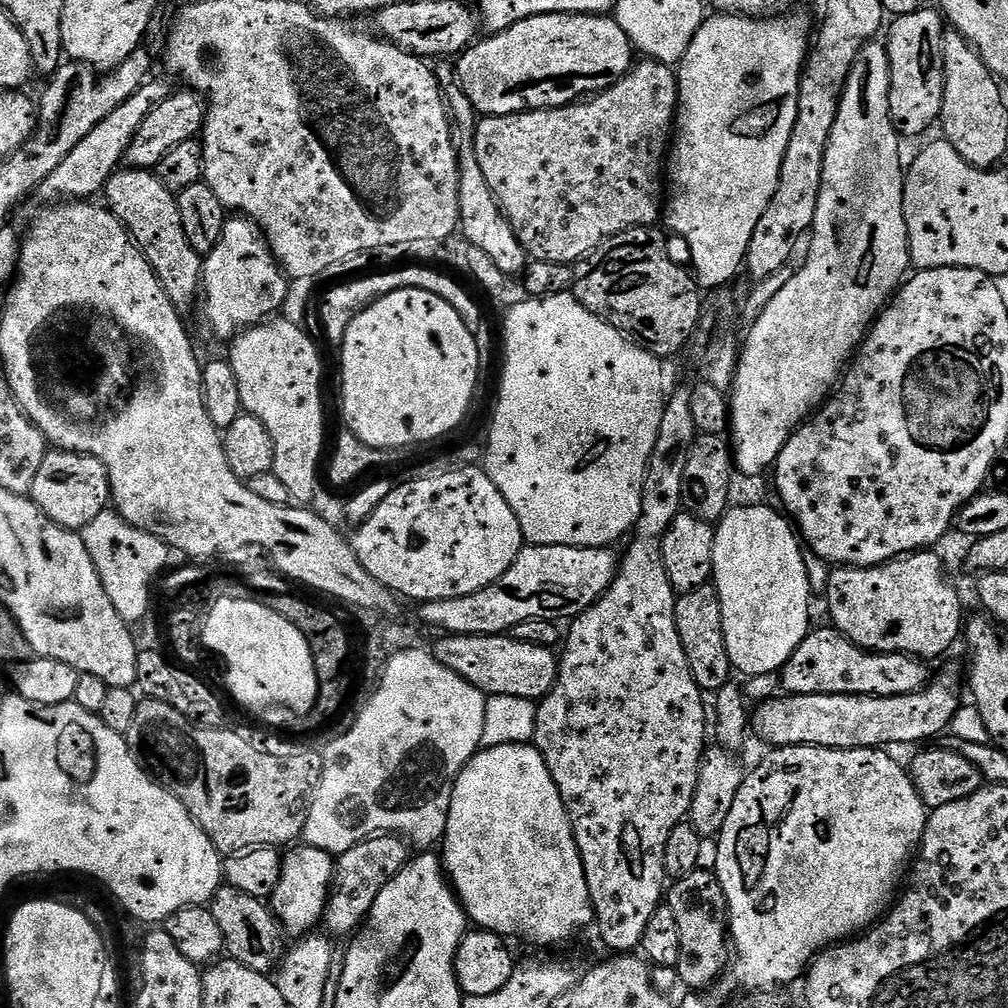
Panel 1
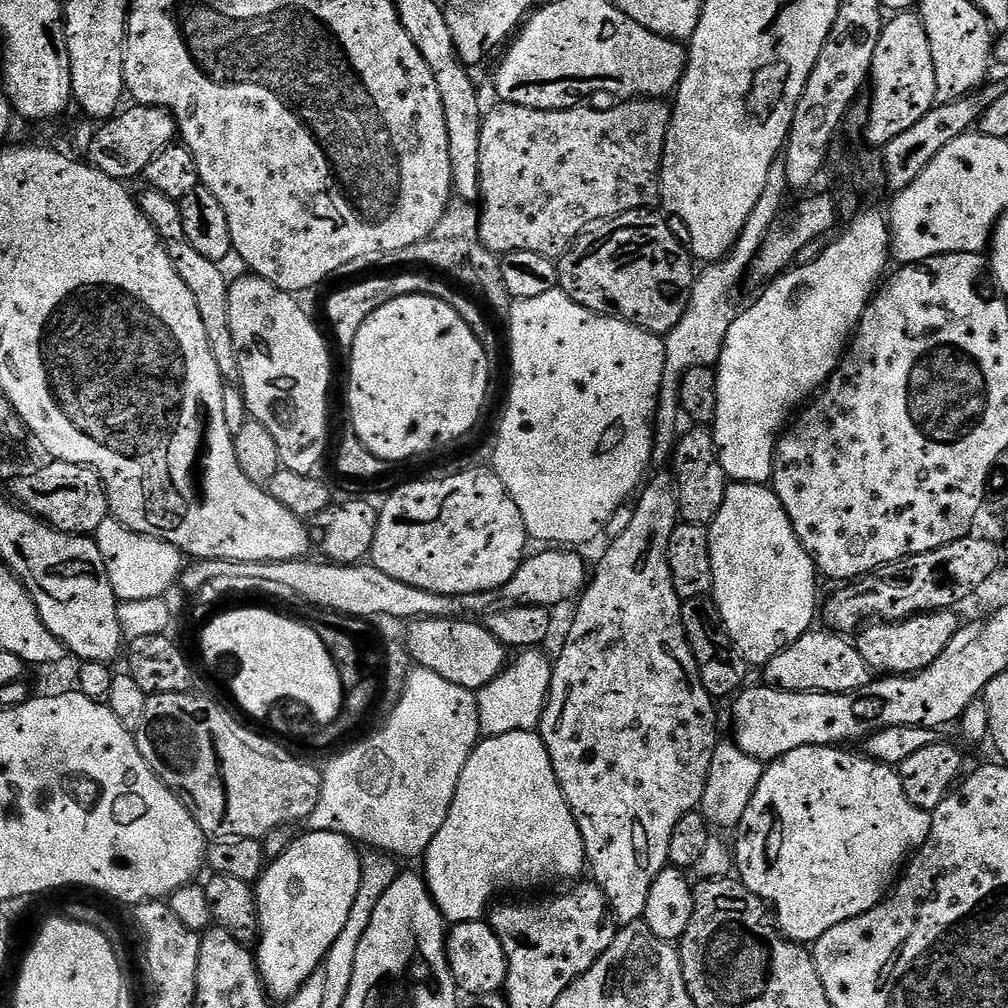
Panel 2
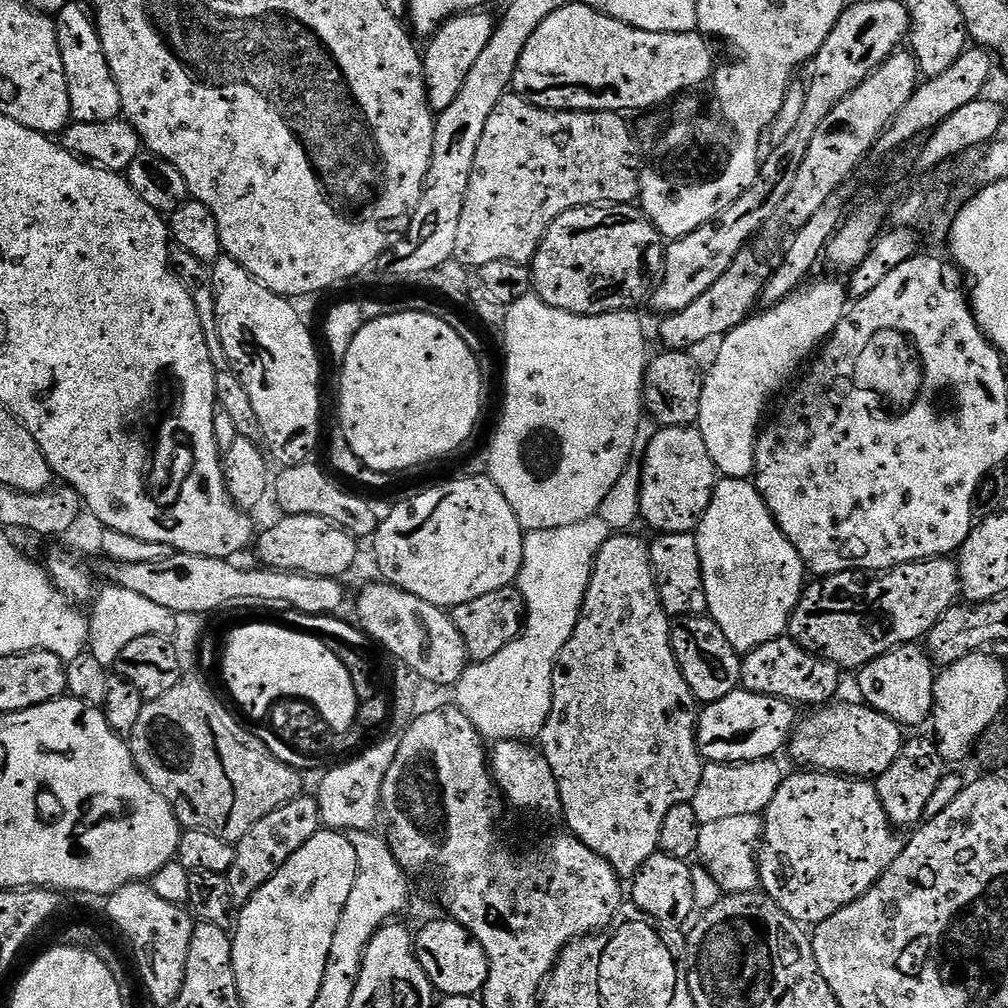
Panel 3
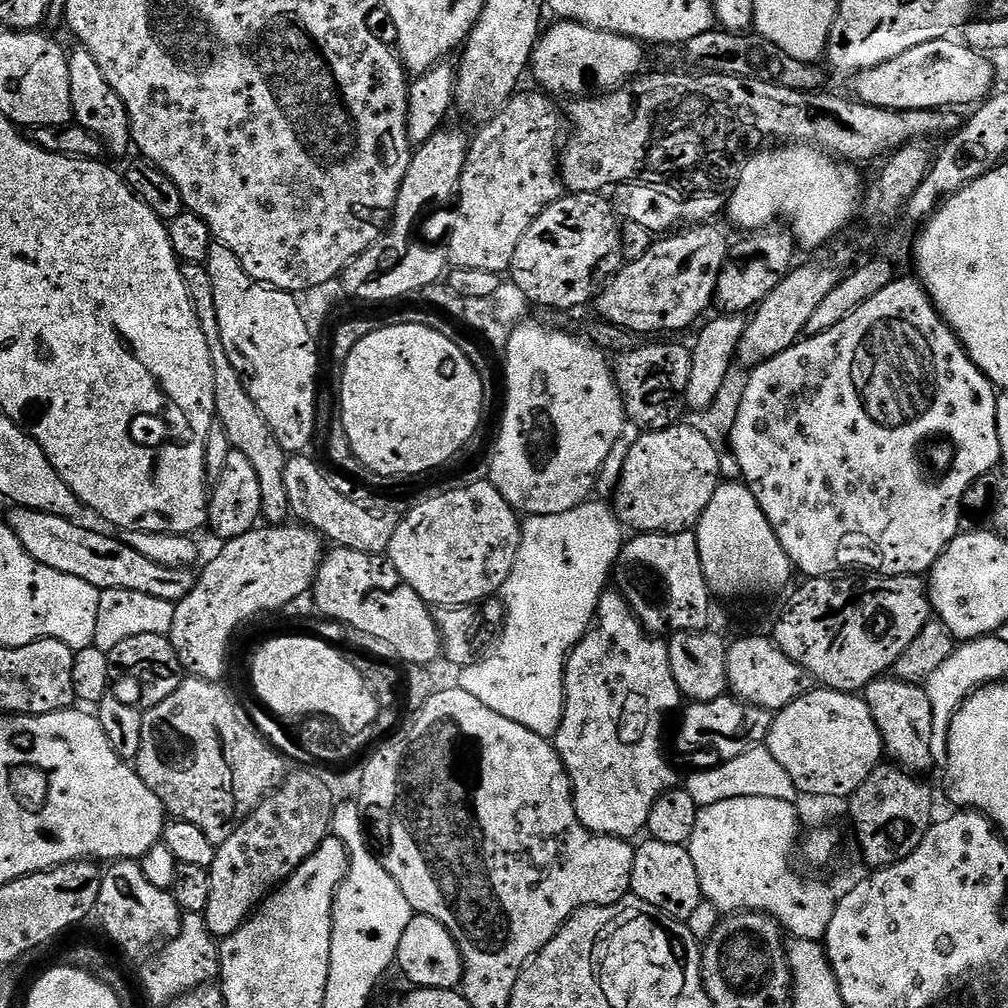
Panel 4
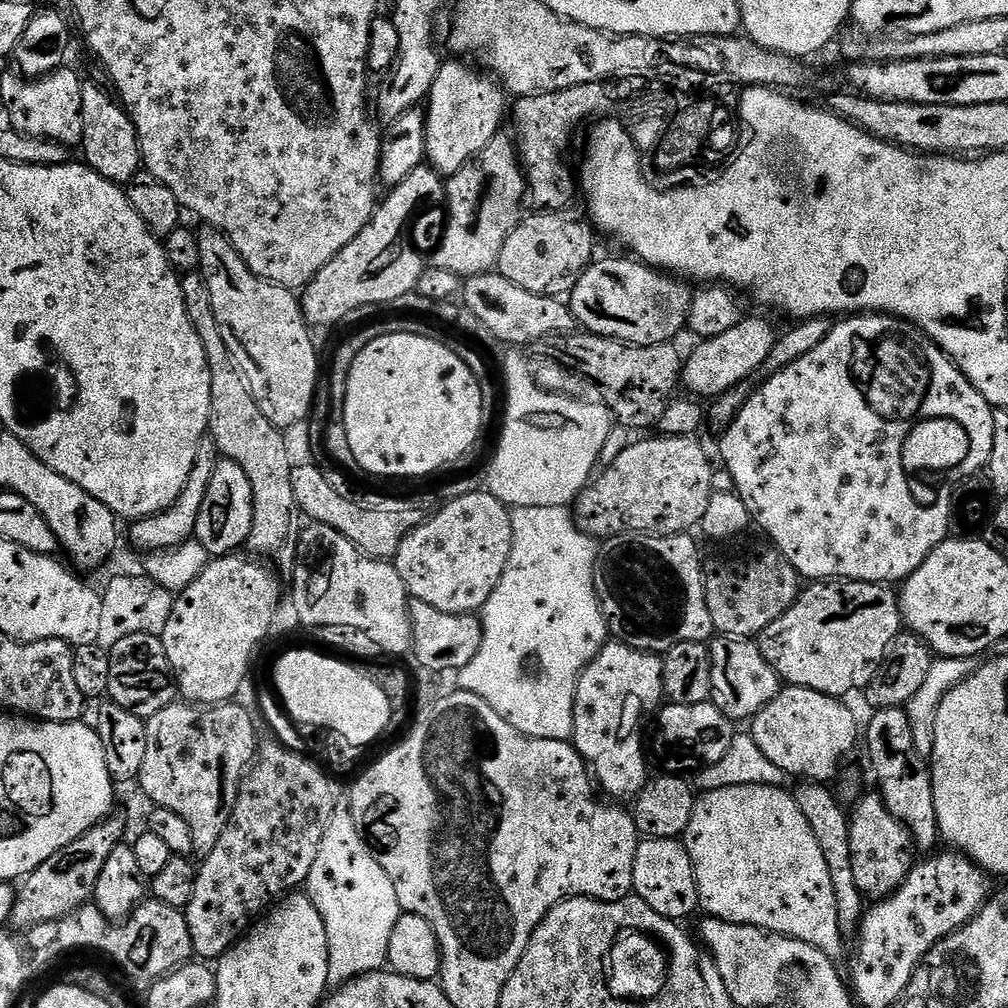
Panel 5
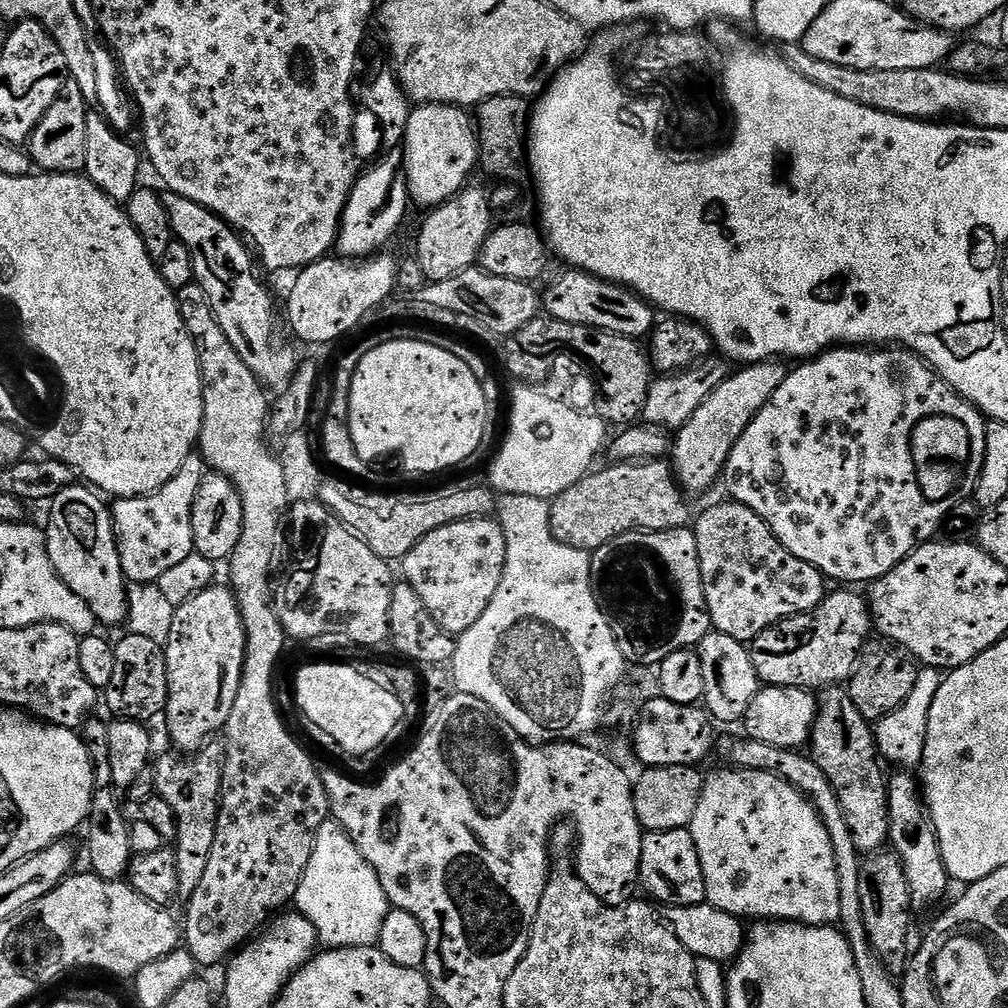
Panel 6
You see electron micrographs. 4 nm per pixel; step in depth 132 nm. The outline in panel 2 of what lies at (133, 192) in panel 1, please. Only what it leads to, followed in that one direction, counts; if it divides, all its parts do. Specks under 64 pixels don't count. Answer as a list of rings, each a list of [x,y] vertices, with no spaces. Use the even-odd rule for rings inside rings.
[[[151,190],[145,191],[145,193],[144,200],[139,201],[140,210],[159,234],[160,241],[164,243],[164,248],[168,252],[168,257],[178,278],[182,278],[182,282],[186,282],[190,294],[194,294],[194,303],[198,306],[198,314],[202,314],[202,326],[206,326],[206,342],[210,342],[210,354],[214,354],[214,358],[218,362],[220,375],[225,378],[231,377],[230,374],[233,375],[236,372],[236,351],[234,350],[234,340],[230,338],[230,330],[228,329],[230,320],[228,310],[229,277],[224,277],[223,271],[225,269],[221,265],[202,258],[202,254],[198,254],[198,250],[194,250],[194,246],[190,246],[190,242],[186,242],[186,234],[182,230],[179,203],[168,200],[164,194],[158,194]]]

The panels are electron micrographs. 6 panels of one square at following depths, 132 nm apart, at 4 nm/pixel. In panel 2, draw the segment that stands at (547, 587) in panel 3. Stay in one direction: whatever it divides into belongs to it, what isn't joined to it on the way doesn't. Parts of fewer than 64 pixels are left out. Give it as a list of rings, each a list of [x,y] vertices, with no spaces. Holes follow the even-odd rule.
[[[524,650],[517,656],[520,657],[513,664],[511,661],[500,675],[479,689],[476,711],[480,715],[481,733],[497,736],[507,732],[531,732],[540,723],[544,703],[548,701],[553,661],[547,660],[540,650]]]

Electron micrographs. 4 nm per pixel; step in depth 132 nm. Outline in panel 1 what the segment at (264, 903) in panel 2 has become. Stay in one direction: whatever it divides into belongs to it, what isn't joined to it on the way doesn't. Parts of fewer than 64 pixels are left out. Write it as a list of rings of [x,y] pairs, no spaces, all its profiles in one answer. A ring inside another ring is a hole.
[[[311,846],[296,847],[291,849],[292,853],[284,856],[282,882],[270,898],[270,907],[285,933],[289,937],[301,938],[311,933],[317,927],[315,924],[319,925],[324,919],[328,898],[332,895],[332,880],[336,877],[336,860],[330,852]]]

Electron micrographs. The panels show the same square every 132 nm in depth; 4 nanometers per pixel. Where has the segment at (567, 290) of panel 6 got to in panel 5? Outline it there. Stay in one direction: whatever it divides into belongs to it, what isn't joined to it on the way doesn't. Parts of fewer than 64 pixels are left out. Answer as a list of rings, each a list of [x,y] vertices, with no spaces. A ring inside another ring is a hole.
[[[635,258],[627,259],[597,259],[584,269],[570,293],[570,307],[577,325],[594,336],[609,336],[615,340],[623,340],[625,344],[654,346],[675,341],[675,336],[680,331],[685,331],[690,314],[690,302],[694,295],[693,289],[688,289],[691,287],[683,279],[662,272],[658,268],[649,268],[647,264],[642,264]]]

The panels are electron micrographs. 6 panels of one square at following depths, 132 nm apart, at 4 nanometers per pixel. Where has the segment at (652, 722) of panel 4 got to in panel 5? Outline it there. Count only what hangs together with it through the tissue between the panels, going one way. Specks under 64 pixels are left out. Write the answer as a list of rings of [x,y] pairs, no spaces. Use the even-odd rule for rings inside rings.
[[[613,639],[605,643],[603,650],[580,674],[574,698],[574,726],[570,740],[579,750],[580,756],[588,763],[599,791],[613,801],[624,802],[620,800],[628,799],[631,801],[640,795],[650,779],[648,764],[644,761],[644,716],[650,715],[652,711],[653,715],[665,699],[663,665],[663,659],[657,653],[643,652],[626,646],[621,640]]]

